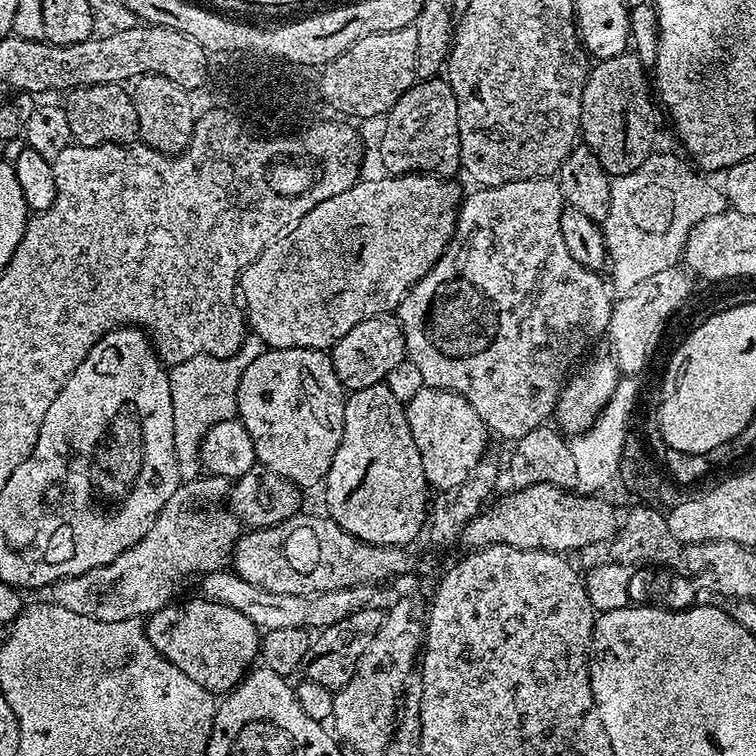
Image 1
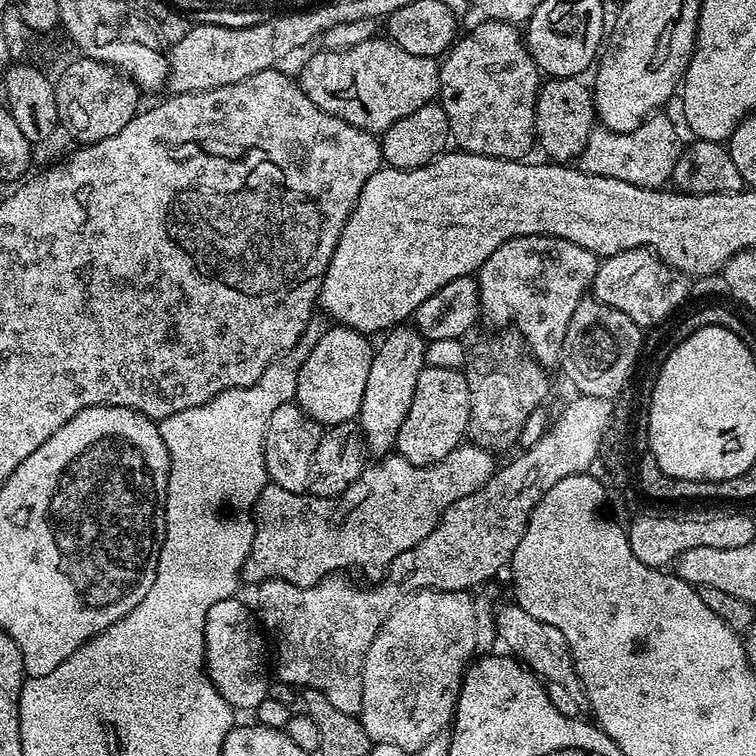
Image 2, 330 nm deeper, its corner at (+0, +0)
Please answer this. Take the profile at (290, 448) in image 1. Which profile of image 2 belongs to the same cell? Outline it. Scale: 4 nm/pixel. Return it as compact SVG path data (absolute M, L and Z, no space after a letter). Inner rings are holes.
M332 326L318 338L318 346L310 350L296 383L295 403L310 418L322 426L356 420L362 406L362 393L366 390L366 377L370 374L370 362L374 344L363 332L352 328Z

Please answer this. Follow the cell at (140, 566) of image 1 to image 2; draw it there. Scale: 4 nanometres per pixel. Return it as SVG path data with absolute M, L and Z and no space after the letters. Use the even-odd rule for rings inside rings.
M462 442L454 450L450 450L450 454L446 454L446 458L442 458L442 462L434 462L426 466L414 466L410 462L406 462L406 458L402 458L398 454L389 454L376 465L365 467L364 473L354 481L352 485L345 490L341 496L331 496L330 498L322 498L321 496L308 495L303 492L291 492L290 490L282 490L282 486L274 483L269 483L260 492L260 497L256 499L254 514L256 517L256 532L257 539L255 542L254 553L250 555L249 560L244 566L243 575L245 579L252 580L251 582L261 580L285 580L291 584L297 584L303 588L309 588L315 584L319 584L322 580L327 580L333 574L340 574L343 568L361 568L368 576L379 577L382 570L387 569L392 563L393 558L398 554L415 546L422 538L426 538L426 534L430 534L430 530L436 528L437 522L440 520L440 515L448 509L458 498L465 497L474 490L481 488L490 477L495 474L498 467L498 461L495 460L493 453L489 449L480 447L473 442Z

